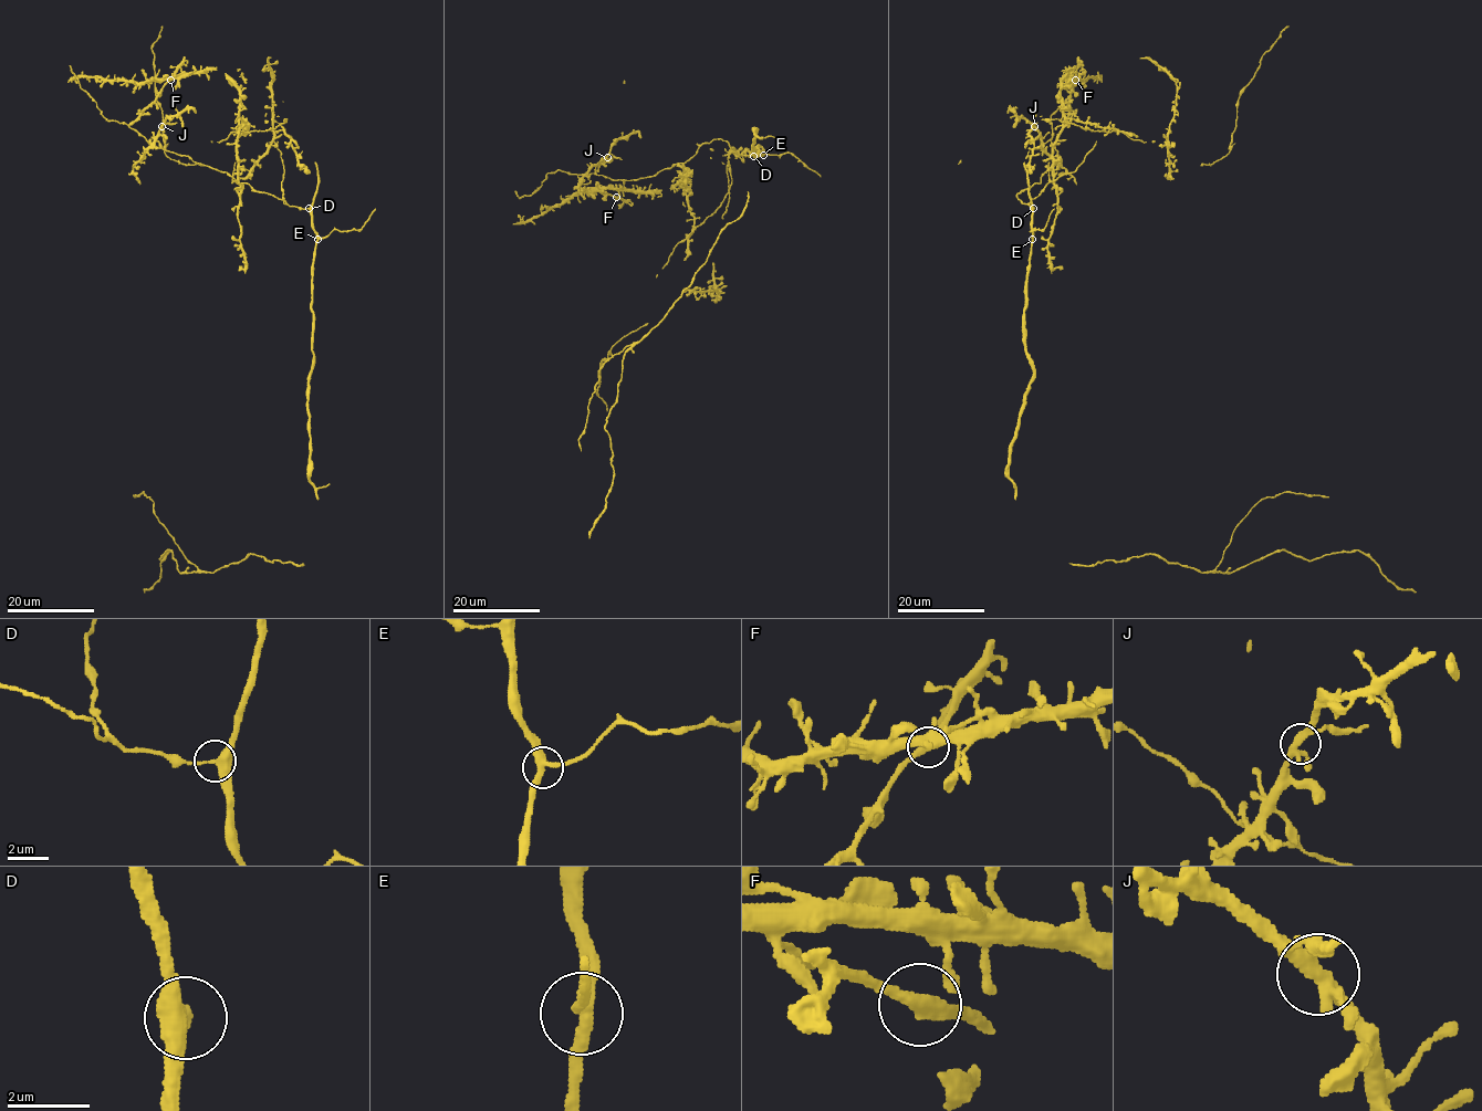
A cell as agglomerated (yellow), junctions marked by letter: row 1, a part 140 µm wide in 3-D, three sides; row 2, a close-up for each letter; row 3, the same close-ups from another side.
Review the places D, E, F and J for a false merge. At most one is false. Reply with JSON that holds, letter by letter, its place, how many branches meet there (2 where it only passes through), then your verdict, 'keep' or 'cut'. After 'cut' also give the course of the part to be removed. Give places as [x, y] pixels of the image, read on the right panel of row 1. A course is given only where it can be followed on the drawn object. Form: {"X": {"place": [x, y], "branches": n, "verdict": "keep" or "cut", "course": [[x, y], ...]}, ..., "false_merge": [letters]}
{"D": {"place": [1033, 208], "branches": 3, "verdict": "keep"}, "E": {"place": [1032, 239], "branches": 3, "verdict": "keep"}, "F": {"place": [1075, 80], "branches": 3, "verdict": "keep"}, "J": {"place": [1034, 126], "branches": 3, "verdict": "keep"}, "false_merge": []}

